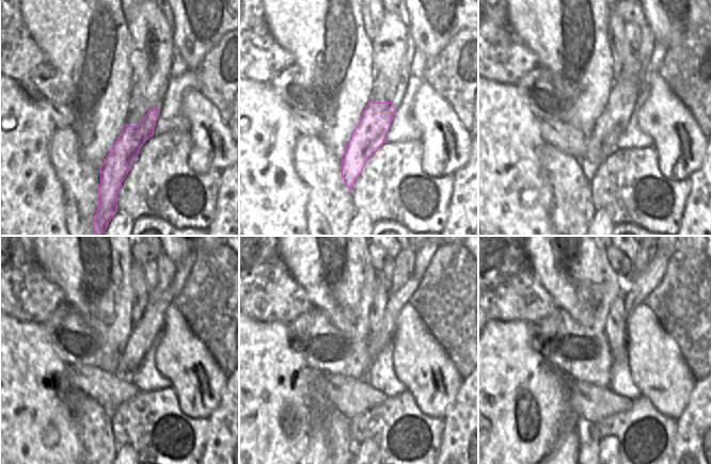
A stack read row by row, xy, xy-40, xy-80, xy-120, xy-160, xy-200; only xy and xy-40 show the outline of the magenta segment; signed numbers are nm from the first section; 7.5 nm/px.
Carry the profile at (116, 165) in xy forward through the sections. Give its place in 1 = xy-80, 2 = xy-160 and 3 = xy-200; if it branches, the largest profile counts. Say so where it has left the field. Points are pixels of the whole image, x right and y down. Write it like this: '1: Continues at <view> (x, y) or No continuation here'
1: Continues at xy-80 (602, 142)
2: Continues at xy-160 (376, 341)
3: Continues at xy-200 (638, 286).

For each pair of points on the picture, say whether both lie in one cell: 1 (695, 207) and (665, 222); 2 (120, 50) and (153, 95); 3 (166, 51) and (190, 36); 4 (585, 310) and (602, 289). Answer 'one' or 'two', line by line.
1: two
2: two
3: two
4: one

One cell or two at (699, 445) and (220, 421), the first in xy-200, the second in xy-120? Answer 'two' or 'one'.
one

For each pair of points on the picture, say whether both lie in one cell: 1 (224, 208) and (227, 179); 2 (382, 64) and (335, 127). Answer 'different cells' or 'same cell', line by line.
1: same cell
2: different cells

